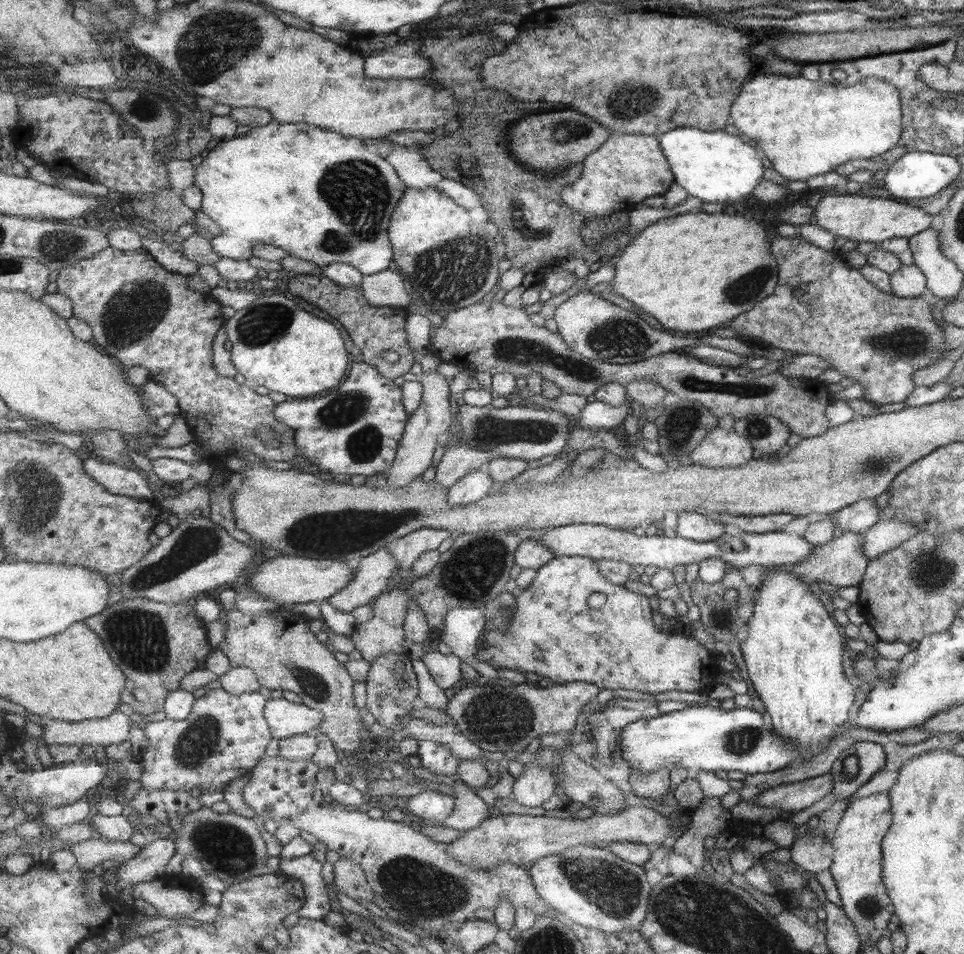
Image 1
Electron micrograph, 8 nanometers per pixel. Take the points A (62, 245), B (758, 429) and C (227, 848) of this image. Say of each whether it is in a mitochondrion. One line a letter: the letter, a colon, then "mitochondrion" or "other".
A: mitochondrion
B: mitochondrion
C: mitochondrion

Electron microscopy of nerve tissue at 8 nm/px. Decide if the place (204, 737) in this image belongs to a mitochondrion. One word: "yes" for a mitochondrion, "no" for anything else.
yes

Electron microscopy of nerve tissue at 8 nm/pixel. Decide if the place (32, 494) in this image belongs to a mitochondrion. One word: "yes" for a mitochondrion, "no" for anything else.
yes

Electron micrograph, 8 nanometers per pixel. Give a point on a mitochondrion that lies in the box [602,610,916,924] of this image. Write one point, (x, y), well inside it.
(739, 743)

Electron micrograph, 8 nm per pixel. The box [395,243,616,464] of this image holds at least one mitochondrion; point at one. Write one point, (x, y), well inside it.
(489, 432)

